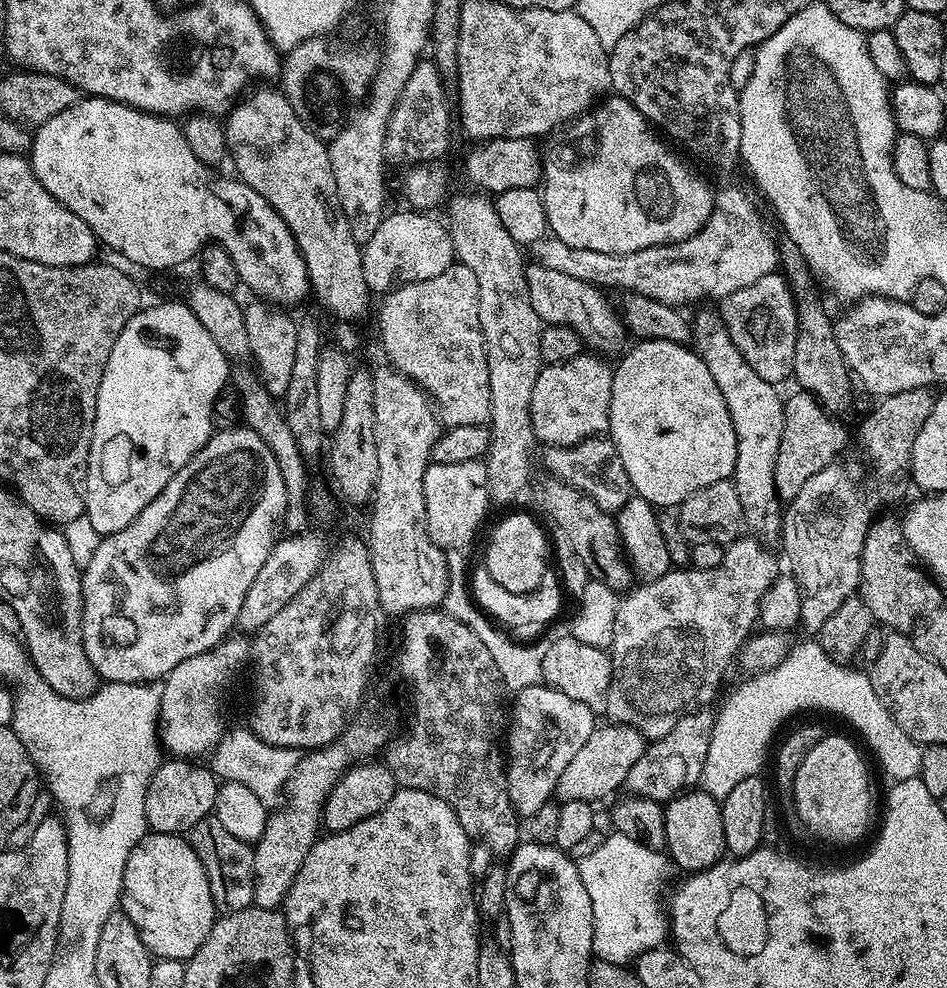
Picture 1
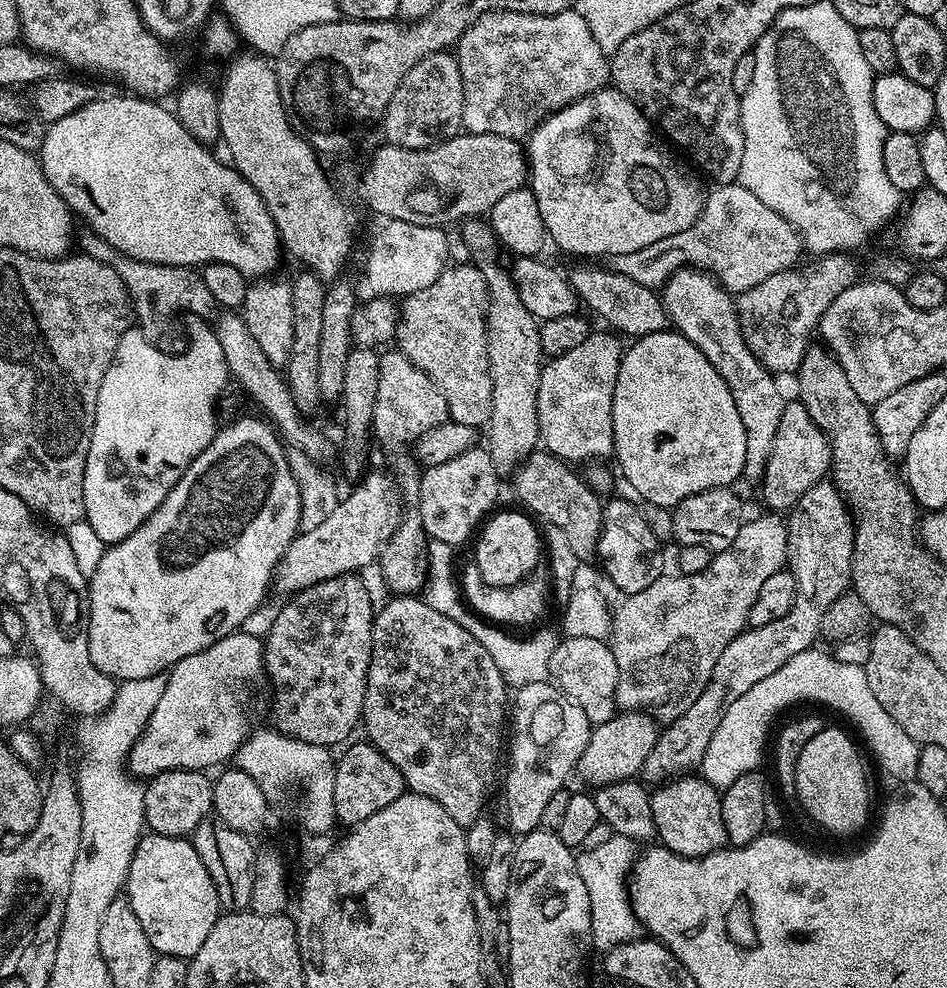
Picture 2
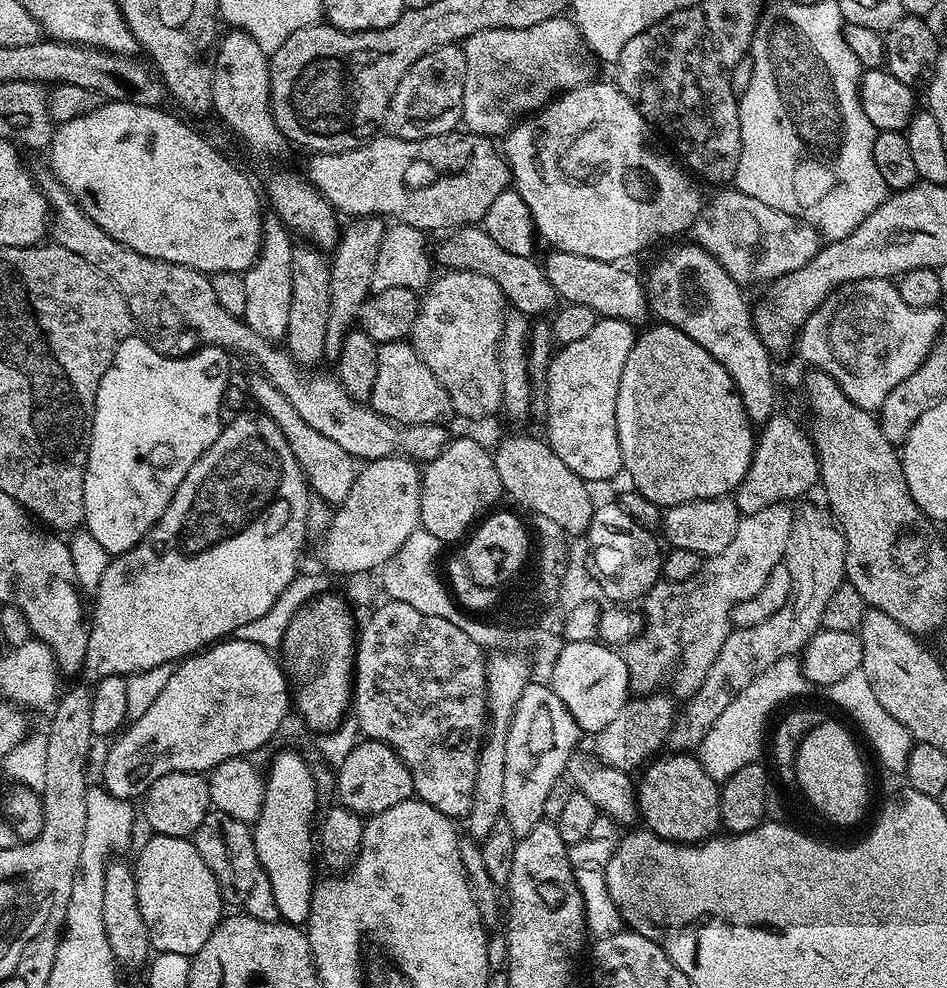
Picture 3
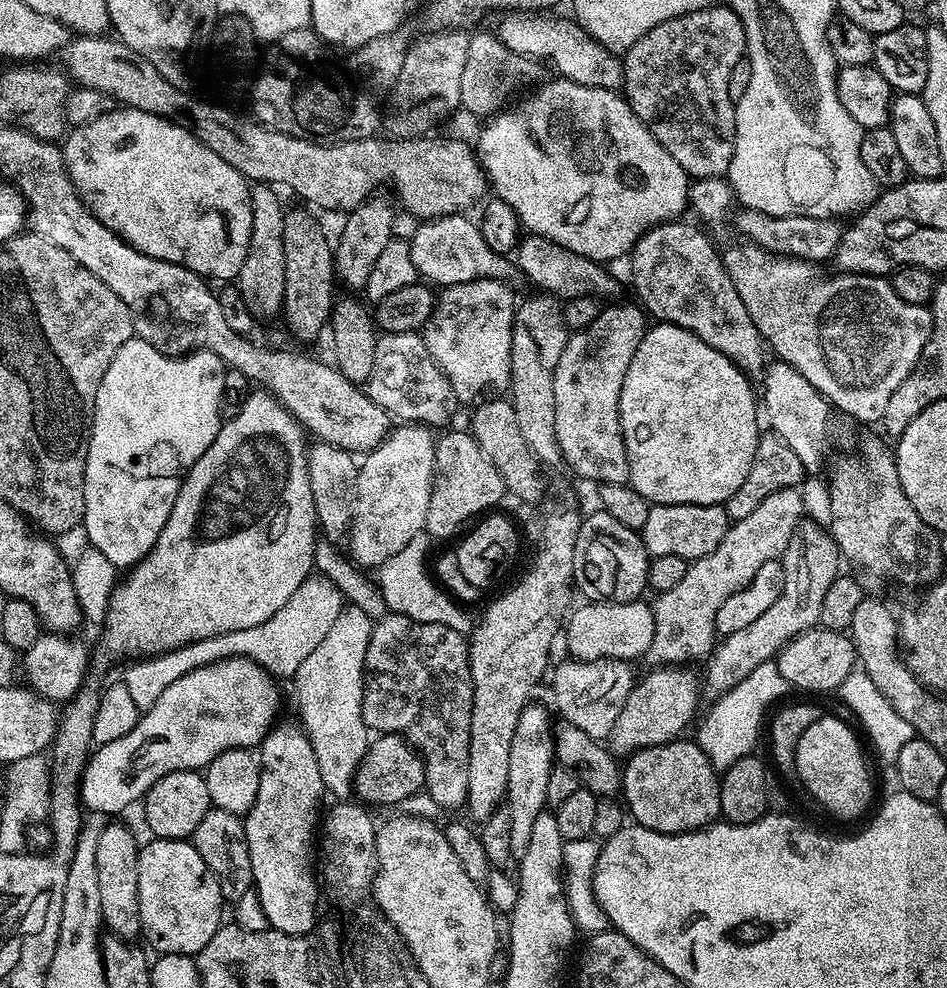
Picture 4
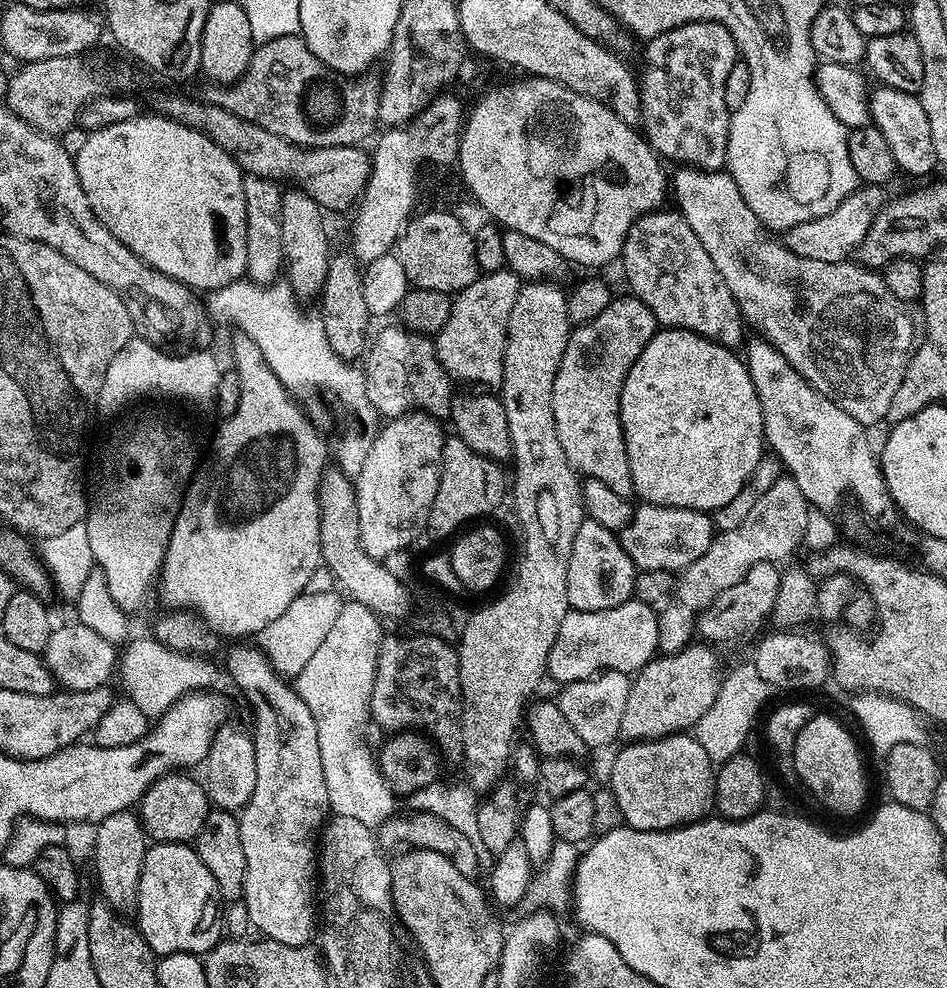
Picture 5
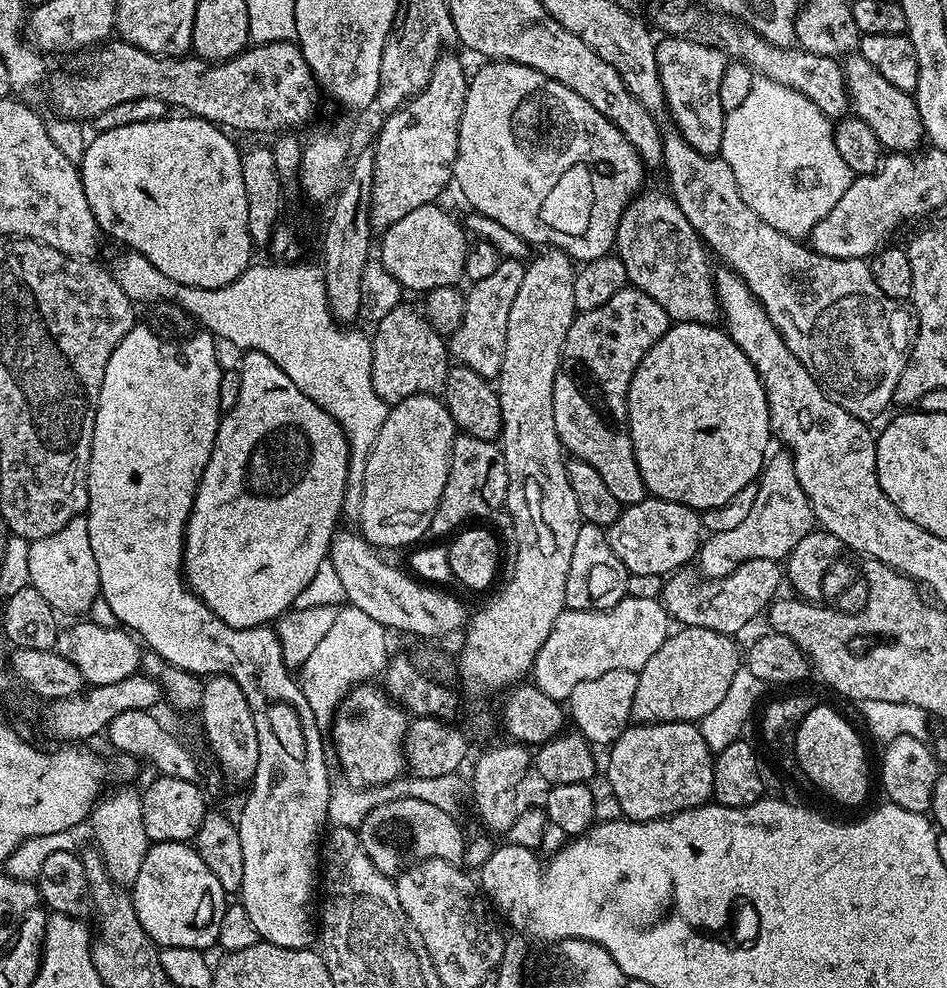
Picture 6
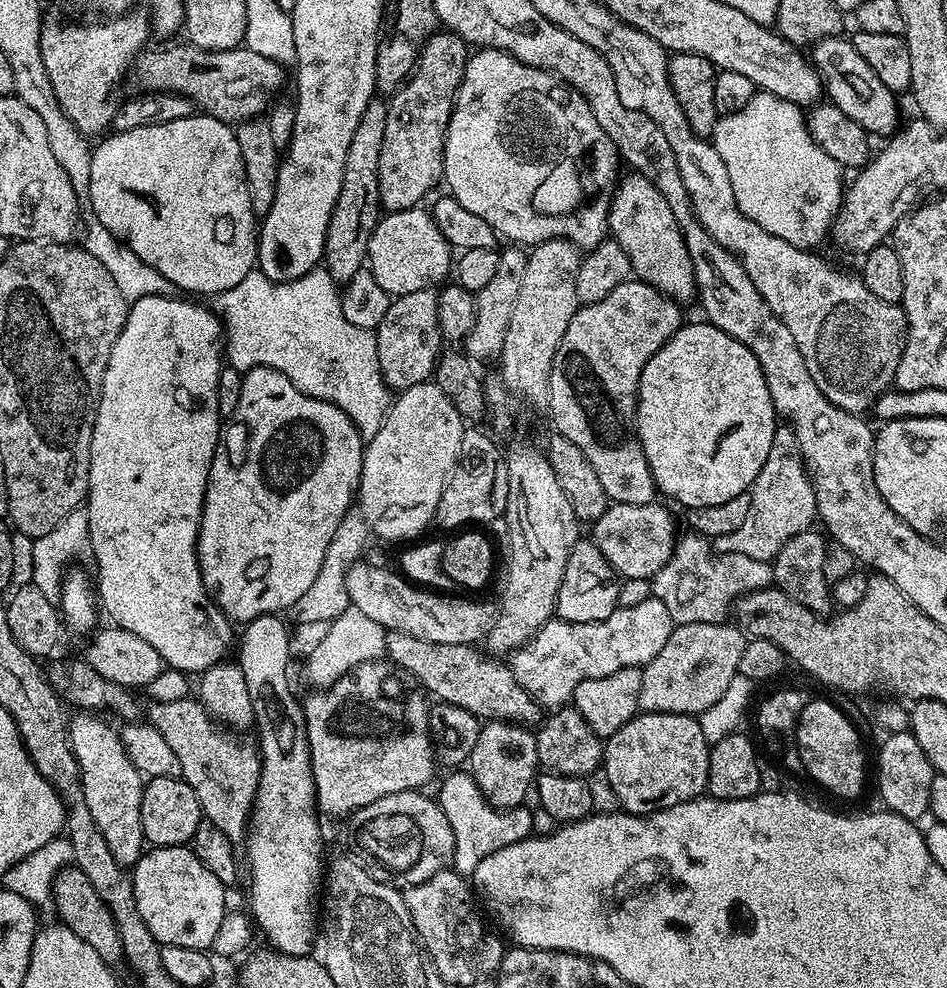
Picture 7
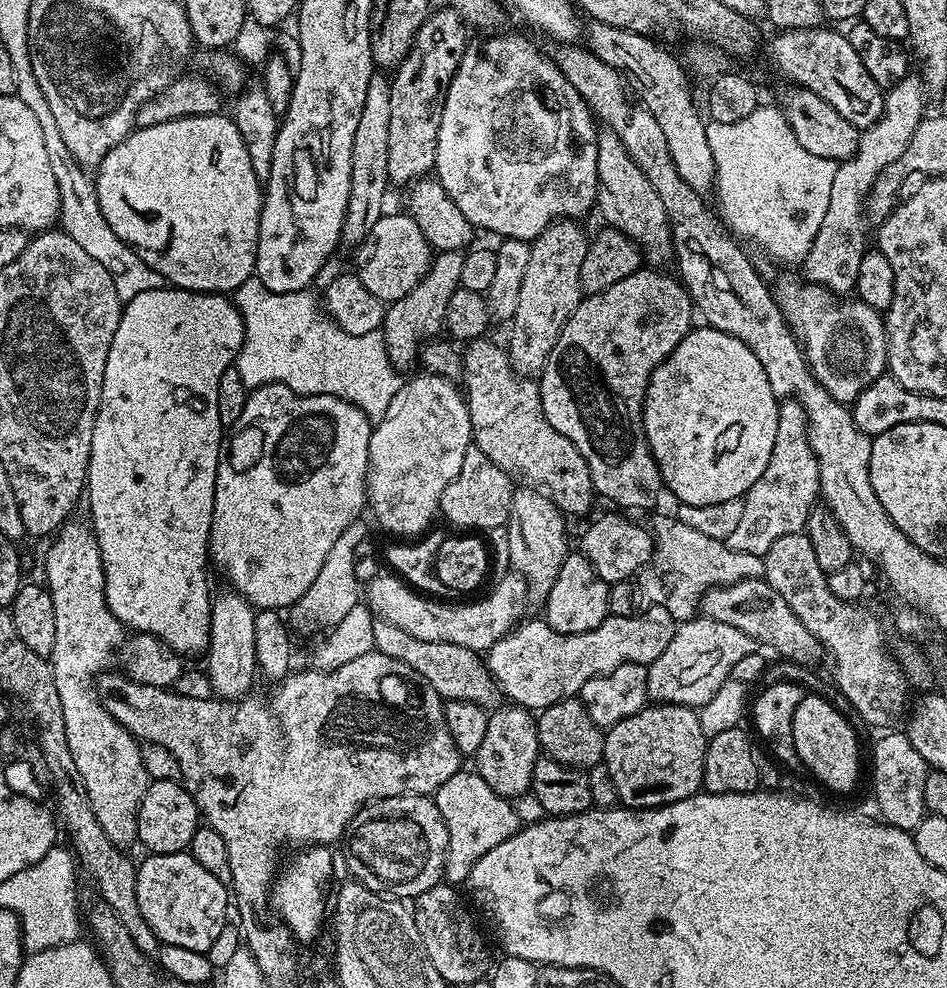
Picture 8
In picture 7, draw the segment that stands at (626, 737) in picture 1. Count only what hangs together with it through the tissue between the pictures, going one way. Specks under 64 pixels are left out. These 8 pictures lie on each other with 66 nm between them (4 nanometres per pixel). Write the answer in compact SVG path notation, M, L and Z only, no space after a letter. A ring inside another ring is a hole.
M728 622L675 625L670 638L666 638L666 646L642 669L642 690L638 694L640 712L699 717L701 712L710 710L738 674L738 658L742 658L745 643L745 633Z

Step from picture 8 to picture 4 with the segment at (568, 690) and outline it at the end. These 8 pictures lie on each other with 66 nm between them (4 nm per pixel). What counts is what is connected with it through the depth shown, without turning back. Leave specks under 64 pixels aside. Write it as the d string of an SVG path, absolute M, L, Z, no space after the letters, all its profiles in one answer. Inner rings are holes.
M643 599L631 600L630 602L618 602L617 600L600 600L599 602L584 602L580 609L573 611L566 620L566 632L568 628L568 653L569 657L577 660L623 660L625 662L632 662L635 656L643 657L647 653L650 642L654 638L654 614L652 613L652 604Z

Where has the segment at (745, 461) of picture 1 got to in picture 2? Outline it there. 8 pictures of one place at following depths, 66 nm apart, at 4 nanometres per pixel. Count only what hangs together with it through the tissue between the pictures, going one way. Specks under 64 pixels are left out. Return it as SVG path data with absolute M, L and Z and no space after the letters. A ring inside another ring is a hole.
M689 266L680 268L665 282L662 299L671 327L694 342L694 346L698 346L698 350L710 358L710 366L722 374L726 386L730 386L734 406L738 406L742 426L746 426L744 476L759 481L766 470L770 450L774 450L774 434L778 434L778 422L782 422L786 396L780 393L776 385L777 377L769 372L746 344L733 293L722 287L711 272Z

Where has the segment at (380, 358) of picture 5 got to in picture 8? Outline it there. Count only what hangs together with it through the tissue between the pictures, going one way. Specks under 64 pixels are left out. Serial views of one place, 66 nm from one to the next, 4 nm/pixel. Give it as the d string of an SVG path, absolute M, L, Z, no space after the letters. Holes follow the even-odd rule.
M436 252L432 257L432 265L428 273L421 278L418 286L410 290L402 298L391 301L384 313L382 331L386 342L386 354L390 354L390 362L398 370L405 370L422 356L422 345L429 338L437 335L436 331L444 328L446 306L450 302L450 294L460 287L462 278L462 262L464 252Z

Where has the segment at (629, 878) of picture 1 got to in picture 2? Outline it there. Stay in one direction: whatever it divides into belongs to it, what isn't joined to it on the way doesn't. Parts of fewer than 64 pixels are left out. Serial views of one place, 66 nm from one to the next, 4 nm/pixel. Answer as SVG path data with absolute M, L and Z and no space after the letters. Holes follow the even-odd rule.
M581 851L576 856L578 874L584 883L586 894L590 894L590 914L592 915L592 930L590 944L593 949L607 950L635 940L641 935L642 925L634 914L632 902L628 898L626 881L630 876L630 860L624 856L604 856L595 851Z

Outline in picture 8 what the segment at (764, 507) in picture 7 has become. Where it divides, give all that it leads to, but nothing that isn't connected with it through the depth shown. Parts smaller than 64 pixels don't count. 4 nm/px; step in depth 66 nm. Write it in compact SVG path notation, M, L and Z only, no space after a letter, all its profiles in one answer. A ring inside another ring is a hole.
M785 399L778 410L778 434L774 434L774 450L770 462L762 470L762 478L750 486L742 499L742 518L734 534L727 540L734 550L765 557L770 546L786 534L804 532L804 524L820 496L820 475L814 450L808 437L806 410L798 401Z

